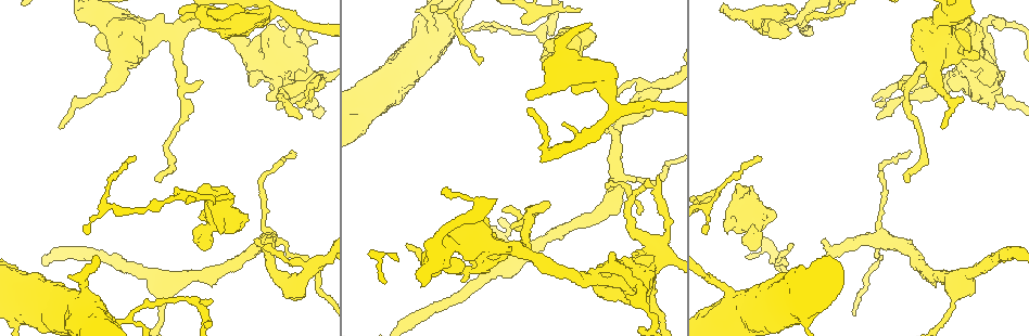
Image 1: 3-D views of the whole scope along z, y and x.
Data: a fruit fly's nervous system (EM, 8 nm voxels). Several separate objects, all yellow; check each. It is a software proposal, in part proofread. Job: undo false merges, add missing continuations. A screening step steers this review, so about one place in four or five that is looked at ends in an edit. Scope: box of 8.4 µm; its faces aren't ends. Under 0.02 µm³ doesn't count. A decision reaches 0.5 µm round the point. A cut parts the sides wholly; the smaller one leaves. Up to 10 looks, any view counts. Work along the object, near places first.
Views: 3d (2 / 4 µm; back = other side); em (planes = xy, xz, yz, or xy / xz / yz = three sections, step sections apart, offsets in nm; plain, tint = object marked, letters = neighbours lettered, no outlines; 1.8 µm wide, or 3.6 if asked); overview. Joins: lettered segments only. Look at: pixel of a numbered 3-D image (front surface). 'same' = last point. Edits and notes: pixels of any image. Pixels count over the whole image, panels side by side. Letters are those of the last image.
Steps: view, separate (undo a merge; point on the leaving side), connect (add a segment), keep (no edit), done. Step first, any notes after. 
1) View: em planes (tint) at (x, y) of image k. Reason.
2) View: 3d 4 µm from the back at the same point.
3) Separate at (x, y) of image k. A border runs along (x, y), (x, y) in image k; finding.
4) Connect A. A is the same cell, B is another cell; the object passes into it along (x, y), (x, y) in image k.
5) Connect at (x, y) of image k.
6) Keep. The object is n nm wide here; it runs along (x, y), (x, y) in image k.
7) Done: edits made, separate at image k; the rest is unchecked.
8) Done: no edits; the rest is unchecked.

View: 3d 2 µm at (773, 210) of image 1. Thick end.

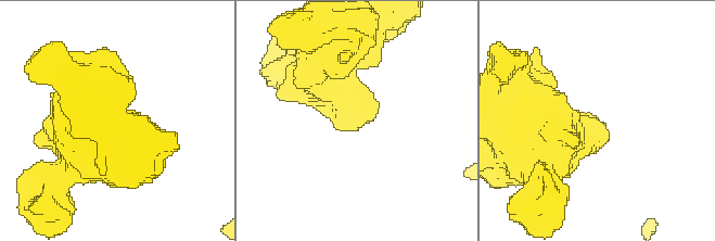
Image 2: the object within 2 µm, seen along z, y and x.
View: em planes (letters) at (372, 117) of image 2.

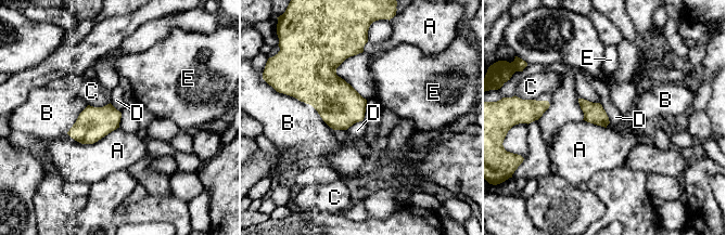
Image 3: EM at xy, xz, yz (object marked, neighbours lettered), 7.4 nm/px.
Keep. The longest contact is with B, 420 nm; A, B, C, D and E are other cells; a border runs along (599, 102), (610, 122) in image 3; none of them fits.

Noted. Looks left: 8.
View: em planes (letters) at (886, 239) of image 1. Calibre changes.

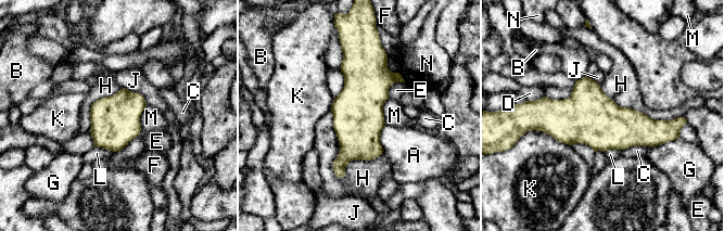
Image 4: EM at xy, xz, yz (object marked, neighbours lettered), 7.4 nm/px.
Keep. The object is 360 nm wide here; A, B, C, D, E, F, G, H, J, K, L, M and N are other cells; all the same neuron.

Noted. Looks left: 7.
View: 3d 2 µm at (188, 301) of image 1. Abrupt turn.

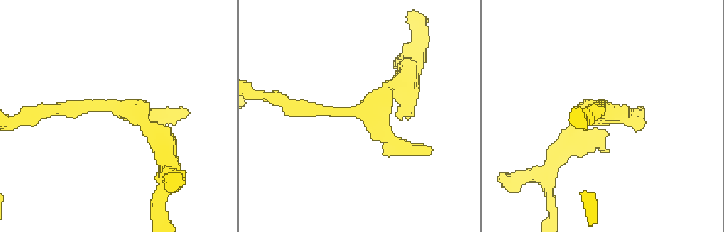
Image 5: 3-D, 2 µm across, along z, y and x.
View: em xy step 4 (tint) at (598, 104) of image 5.

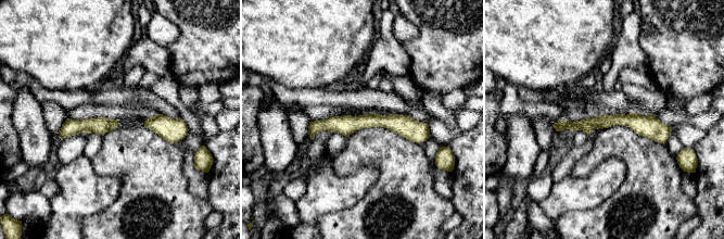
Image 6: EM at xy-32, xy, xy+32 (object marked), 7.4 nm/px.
View: em xy step 4 (letters) at the same point.

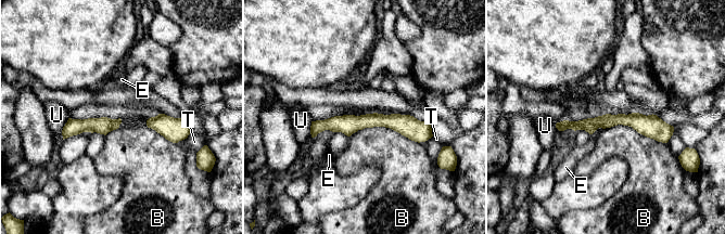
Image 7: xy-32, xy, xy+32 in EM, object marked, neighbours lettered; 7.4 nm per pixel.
Keep. The longest contact is with B, 550 nm; B, E, T and U are other cells; it runs along (313, 128), (390, 120), (429, 131) in image 7; all the same neuron.

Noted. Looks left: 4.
View: em planes (plain) at (562, 124) of image 1. Branch stops here.

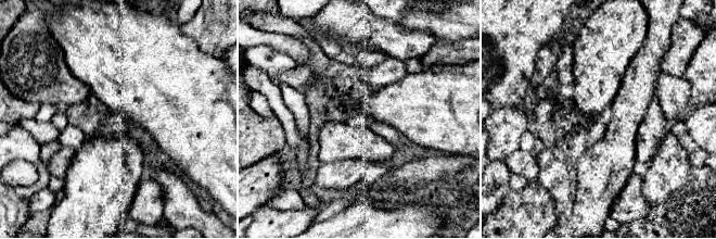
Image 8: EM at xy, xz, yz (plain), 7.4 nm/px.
View: em planes (letters) at the same point.

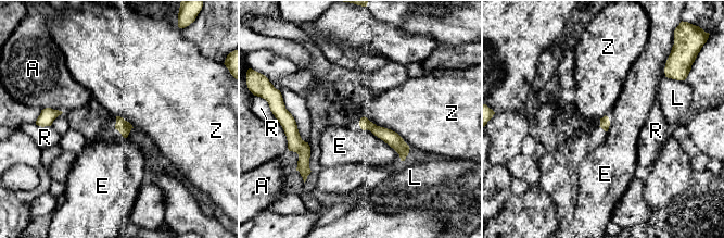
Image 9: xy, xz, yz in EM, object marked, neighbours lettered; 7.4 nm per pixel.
Keep. The longest contact is with Z, 420 nm; A, E, L, R and Z are other cells; a border runs along (364, 116), (394, 130), (409, 148) in image 9; none of them fits.

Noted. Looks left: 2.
Done: no edits; the rest is unchecked.

